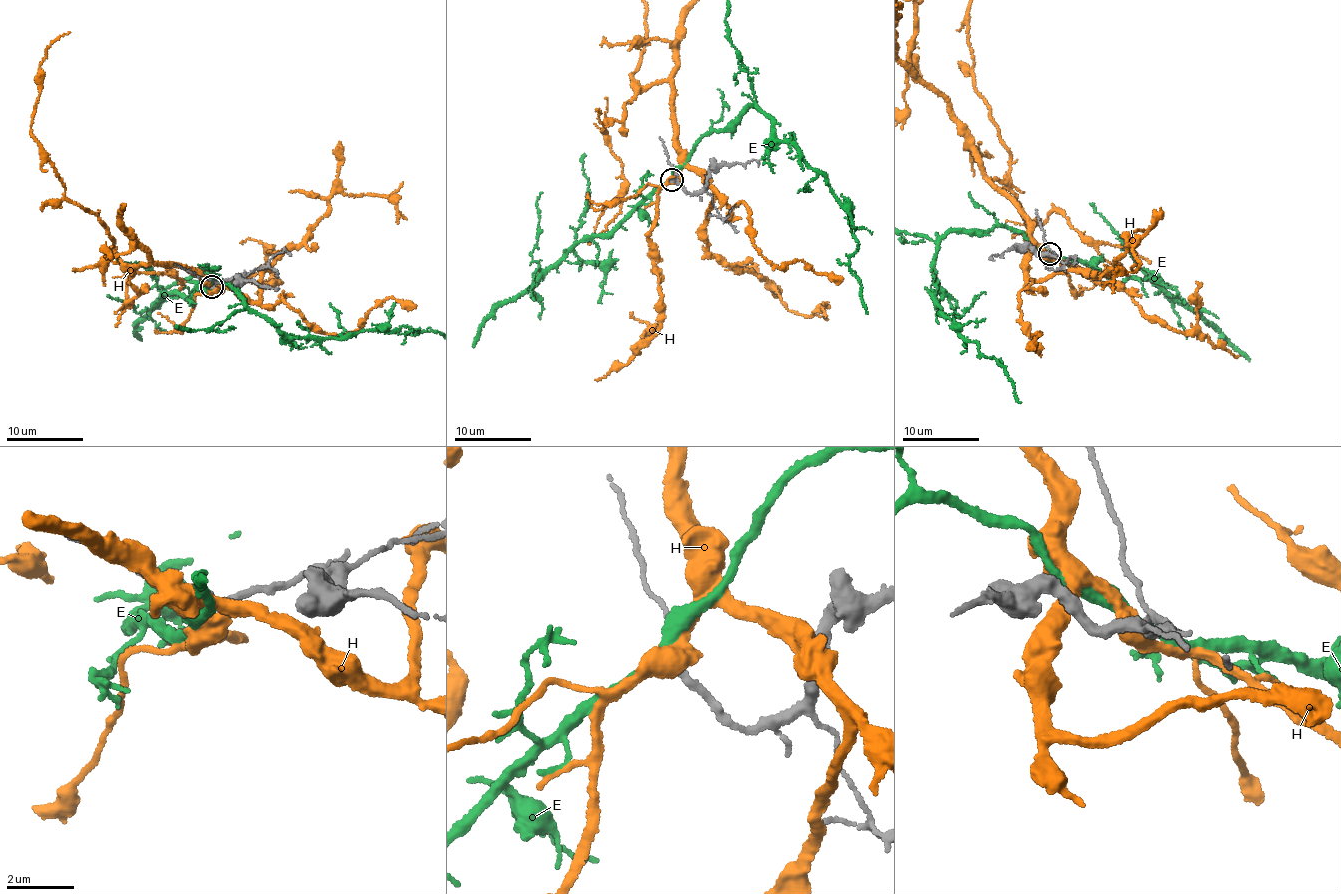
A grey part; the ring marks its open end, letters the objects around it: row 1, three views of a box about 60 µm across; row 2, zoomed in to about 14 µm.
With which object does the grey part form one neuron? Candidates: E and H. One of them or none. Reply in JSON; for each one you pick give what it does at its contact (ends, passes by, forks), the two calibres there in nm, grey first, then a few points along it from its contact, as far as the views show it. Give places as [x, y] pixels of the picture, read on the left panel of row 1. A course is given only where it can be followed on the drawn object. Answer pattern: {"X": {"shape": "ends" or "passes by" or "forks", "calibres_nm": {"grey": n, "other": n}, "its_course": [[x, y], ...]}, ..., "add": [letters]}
{"E": {"shape": "passes by", "calibres_nm": {"grey": 150, "other": 280}}, "add": ["E"]}

